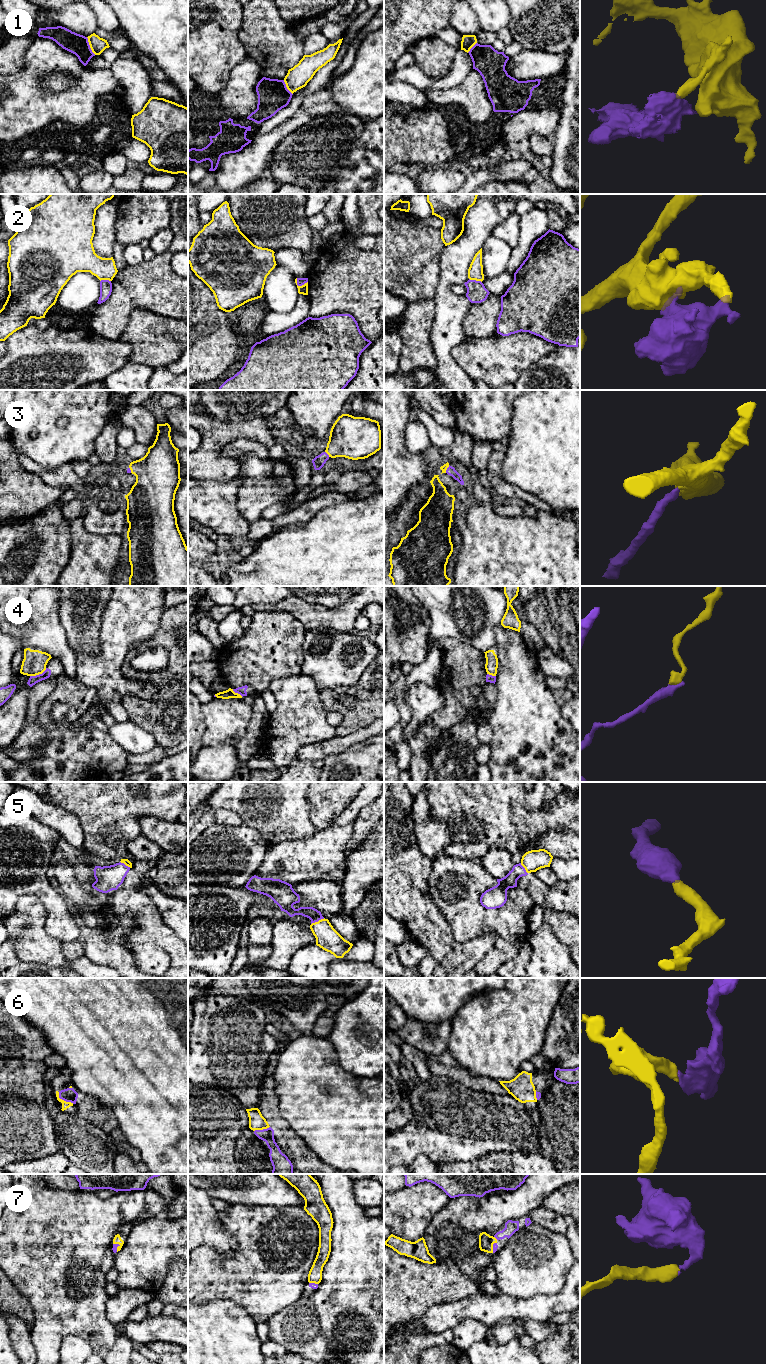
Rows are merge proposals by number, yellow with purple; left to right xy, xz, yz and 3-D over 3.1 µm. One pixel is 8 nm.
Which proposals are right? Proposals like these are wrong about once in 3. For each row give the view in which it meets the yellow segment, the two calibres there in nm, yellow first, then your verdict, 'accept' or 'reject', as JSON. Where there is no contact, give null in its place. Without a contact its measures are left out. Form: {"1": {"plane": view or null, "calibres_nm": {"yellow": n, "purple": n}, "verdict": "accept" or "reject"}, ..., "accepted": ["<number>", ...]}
{"1": {"plane": "xy", "calibres_nm": {"yellow": 120, "purple": 160}, "verdict": "reject"}, "2": {"plane": "xz", "calibres_nm": {"yellow": 70, "purple": 60}, "verdict": "reject"}, "3": {"plane": "xz", "calibres_nm": {"yellow": 340, "purple": 100}, "verdict": "accept"}, "4": {"plane": "xy", "calibres_nm": {"yellow": 190, "purple": 70}, "verdict": "reject"}, "5": {"plane": "xz", "calibres_nm": {"yellow": 190, "purple": 100}, "verdict": "accept"}, "6": {"plane": "xy", "calibres_nm": {"yellow": 60, "purple": 110}, "verdict": "accept"}, "7": {"plane": "xy", "calibres_nm": {"yellow": 70, "purple": 40}, "verdict": "accept"}, "accepted": ["3", "5", "6", "7"]}

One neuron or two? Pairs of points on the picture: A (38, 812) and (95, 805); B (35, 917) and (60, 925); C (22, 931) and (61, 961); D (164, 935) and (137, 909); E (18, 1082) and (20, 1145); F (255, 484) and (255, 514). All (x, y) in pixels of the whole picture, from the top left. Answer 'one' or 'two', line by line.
A: two
B: two
C: one
D: one
E: one
F: one

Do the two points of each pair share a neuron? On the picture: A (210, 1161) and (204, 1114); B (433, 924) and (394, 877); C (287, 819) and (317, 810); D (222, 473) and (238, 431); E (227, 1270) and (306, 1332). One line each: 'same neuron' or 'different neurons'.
A: same neuron
B: same neuron
C: different neurons
D: same neuron
E: different neurons

